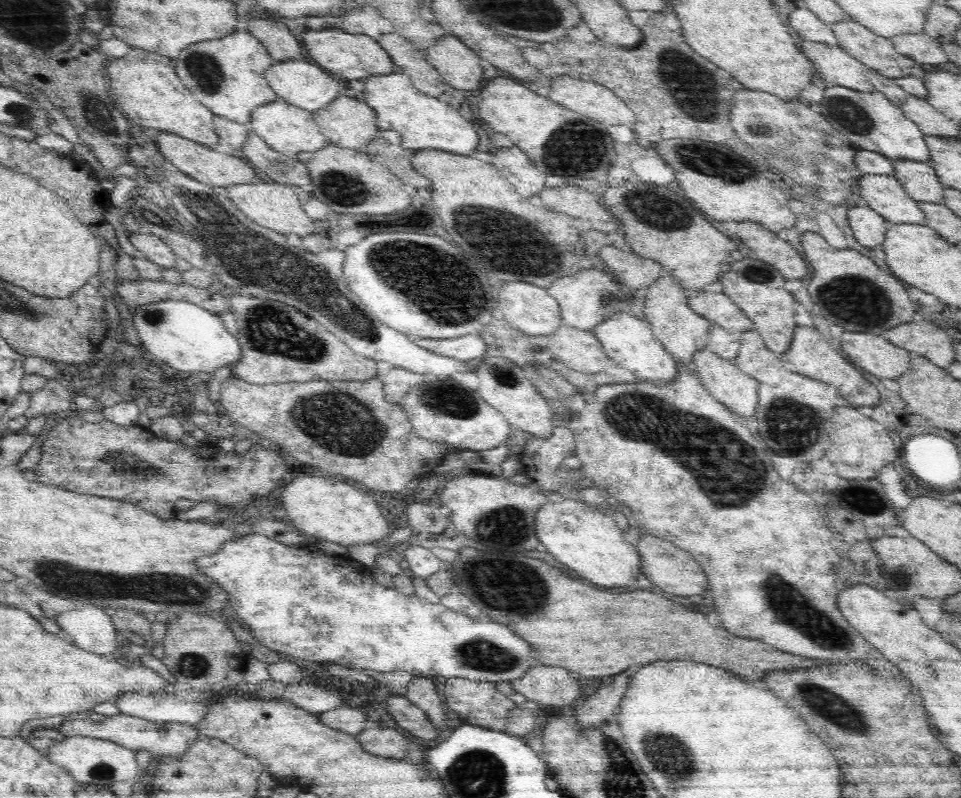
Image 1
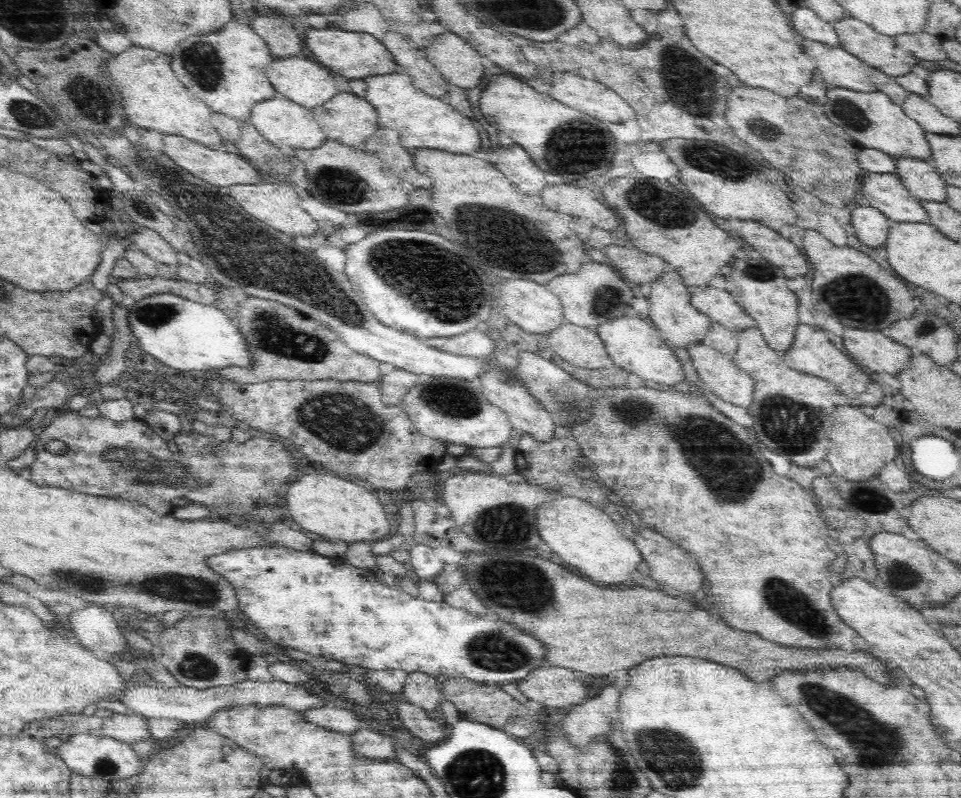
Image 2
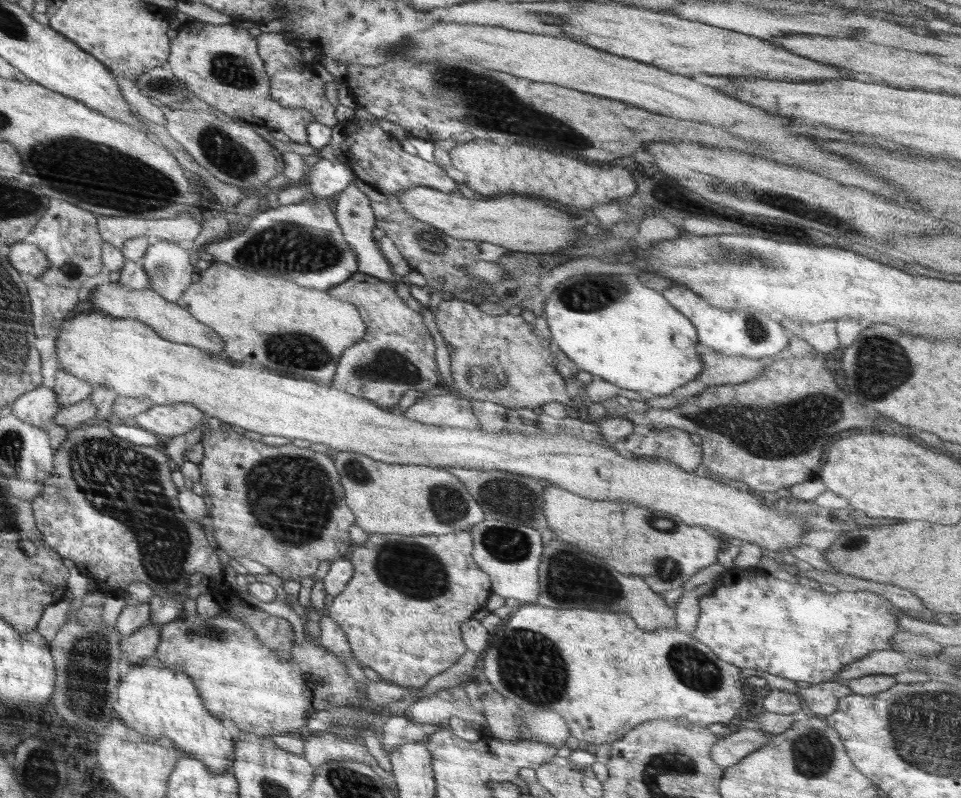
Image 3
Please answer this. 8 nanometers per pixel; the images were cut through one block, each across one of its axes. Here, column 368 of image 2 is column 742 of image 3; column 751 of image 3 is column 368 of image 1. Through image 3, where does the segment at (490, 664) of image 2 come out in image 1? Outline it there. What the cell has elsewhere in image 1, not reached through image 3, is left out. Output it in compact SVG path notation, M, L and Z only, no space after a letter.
M247 534L242 538L234 538L230 542L226 542L220 546L220 550L216 551L216 554L206 555L196 560L198 569L212 578L212 581L216 580L218 585L222 586L228 594L230 594L230 606L232 610L236 610L236 614L240 617L242 622L248 624L248 628L254 636L256 642L268 647L272 652L277 654L284 654L290 658L304 658L304 660L312 660L312 662L336 662L340 666L346 666L346 668L372 668L376 672L392 672L393 670L406 670L414 676L431 677L435 679L438 676L444 676L444 678L462 677L473 681L482 682L504 682L511 681L524 676L525 672L528 672L530 668L535 667L536 664L536 652L532 650L532 646L528 641L525 641L520 635L516 634L509 626L505 624L488 620L488 617L481 617L478 619L472 618L466 614L458 613L456 611L445 608L442 603L432 604L428 603L424 599L420 599L413 593L407 591L401 592L395 588L384 588L380 586L376 580L368 578L366 580L366 574L360 566L354 565L348 556L328 556L325 554L318 554L318 552L308 552L308 550L302 550L302 547L289 546L267 536L260 534Z

